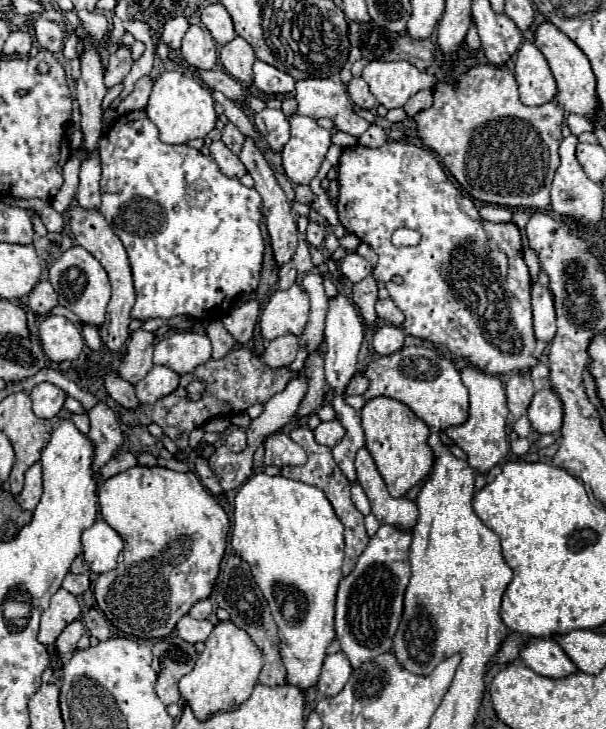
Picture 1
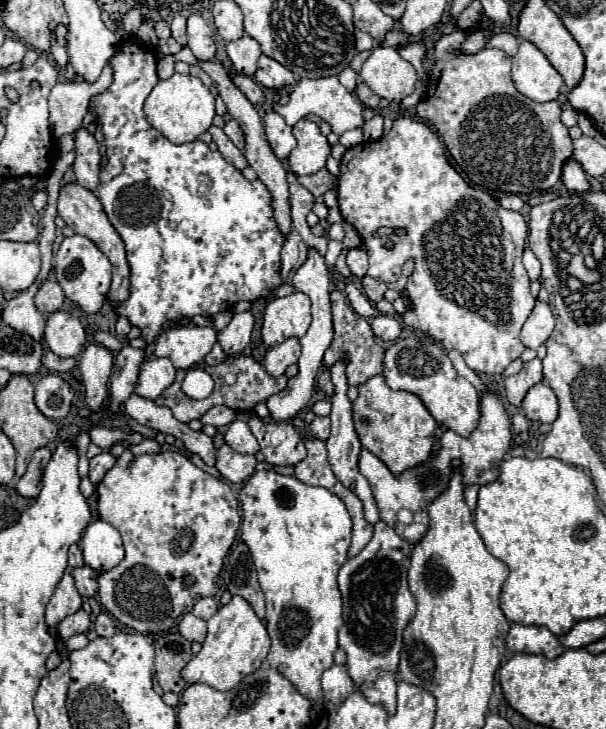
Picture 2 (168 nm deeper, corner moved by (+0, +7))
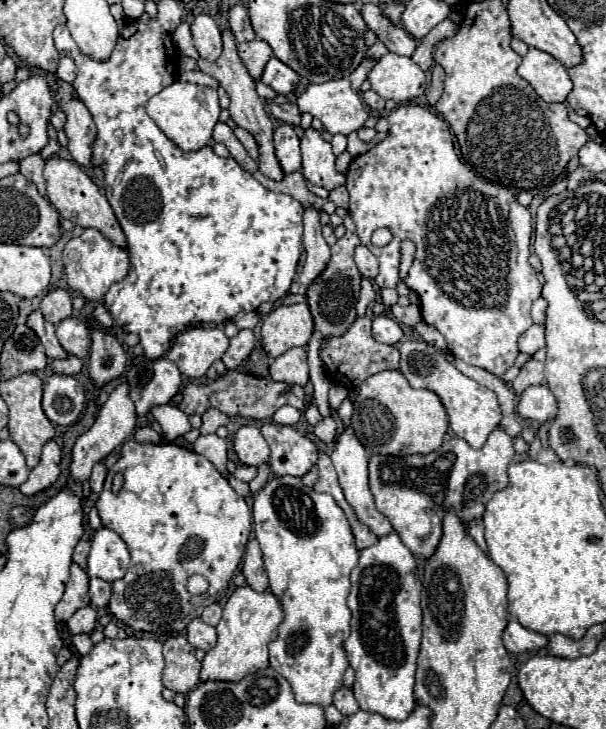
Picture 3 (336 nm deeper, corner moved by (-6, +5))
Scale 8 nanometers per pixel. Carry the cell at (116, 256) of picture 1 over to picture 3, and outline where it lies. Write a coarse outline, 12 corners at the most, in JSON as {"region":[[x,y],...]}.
{"region":[[52,157],[44,179],[62,219],[126,247],[106,195],[78,163]]}

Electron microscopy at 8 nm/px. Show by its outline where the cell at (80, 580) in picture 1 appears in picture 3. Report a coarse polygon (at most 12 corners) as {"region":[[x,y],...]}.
{"region":[[98,577],[90,579],[90,603],[106,607],[110,583]]}

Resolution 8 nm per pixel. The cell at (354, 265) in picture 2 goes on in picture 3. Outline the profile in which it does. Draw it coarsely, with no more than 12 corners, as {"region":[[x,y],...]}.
{"region":[[364,245],[356,247],[354,261],[362,277],[378,275],[378,259]]}

